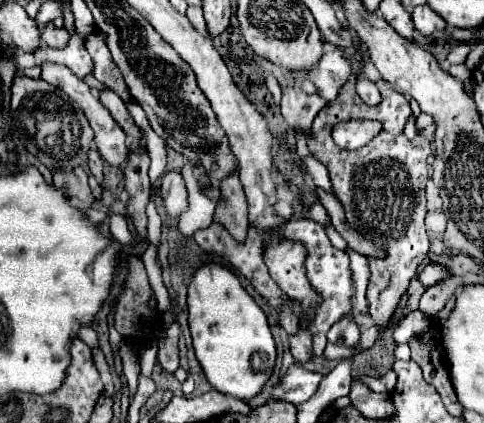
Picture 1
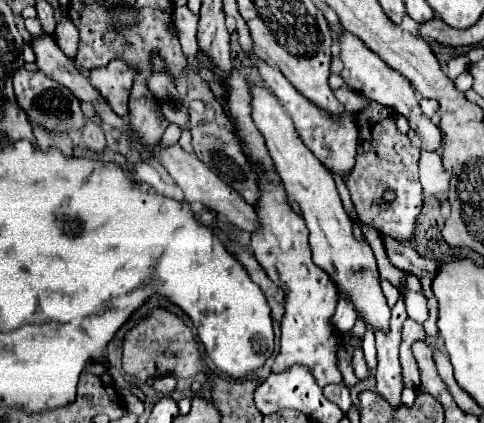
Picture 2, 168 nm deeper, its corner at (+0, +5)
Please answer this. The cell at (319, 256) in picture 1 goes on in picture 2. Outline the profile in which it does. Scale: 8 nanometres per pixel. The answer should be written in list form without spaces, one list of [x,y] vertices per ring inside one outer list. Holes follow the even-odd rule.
[[[340,294],[340,296],[338,296],[336,312],[332,314],[330,324],[332,324],[336,330],[340,330],[340,332],[350,332],[350,328],[354,326],[354,320],[356,320],[354,304],[350,304],[350,300],[346,300],[346,298]]]

